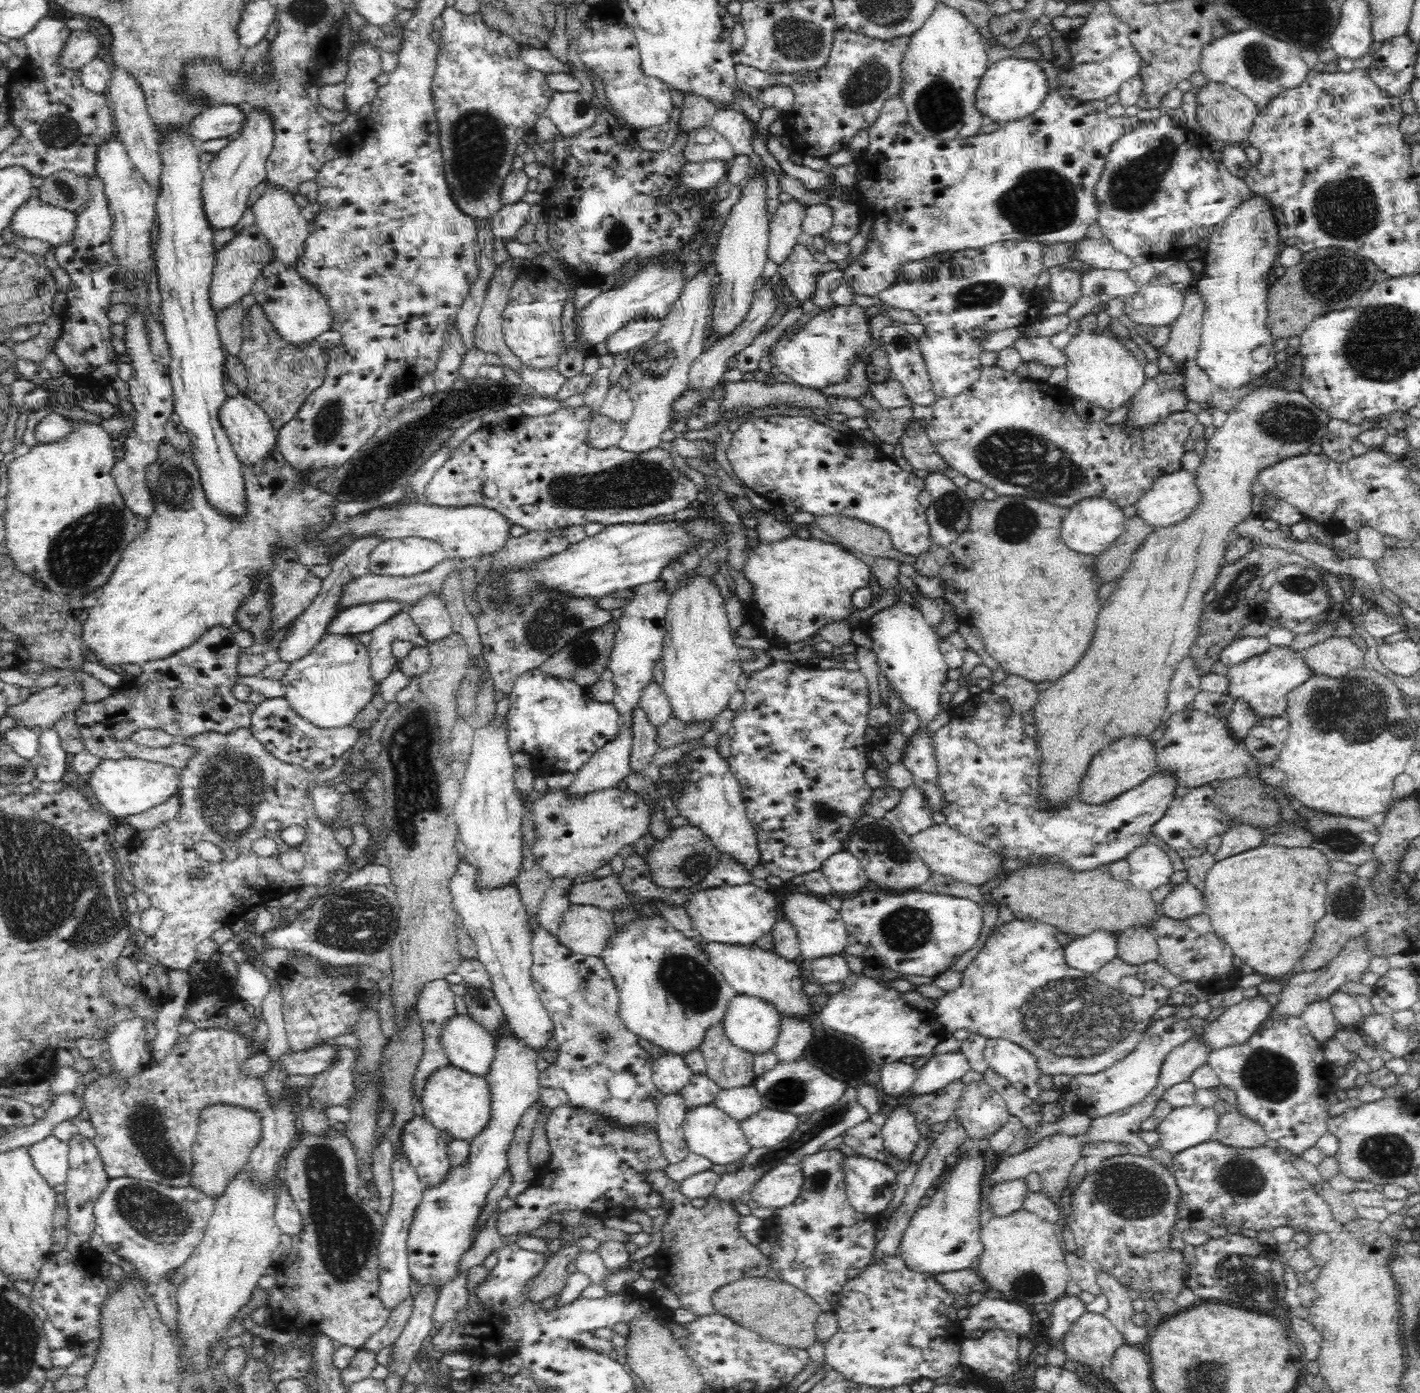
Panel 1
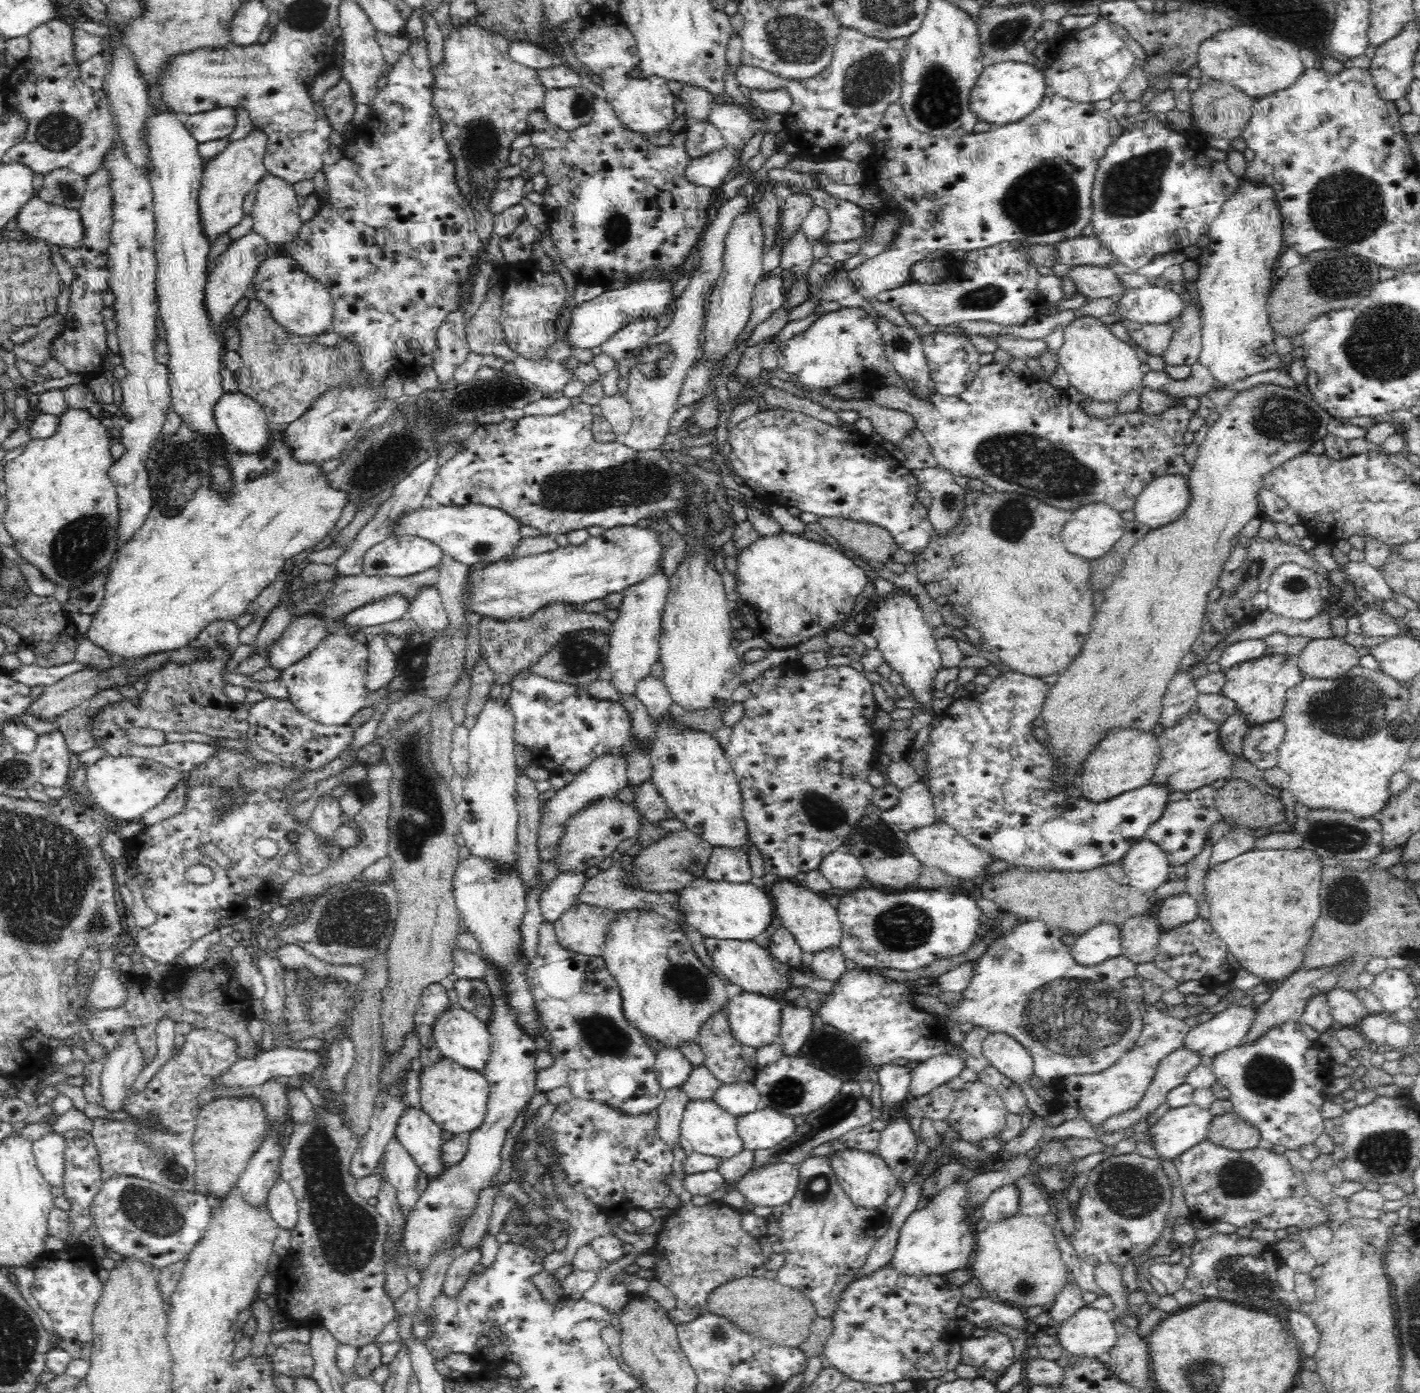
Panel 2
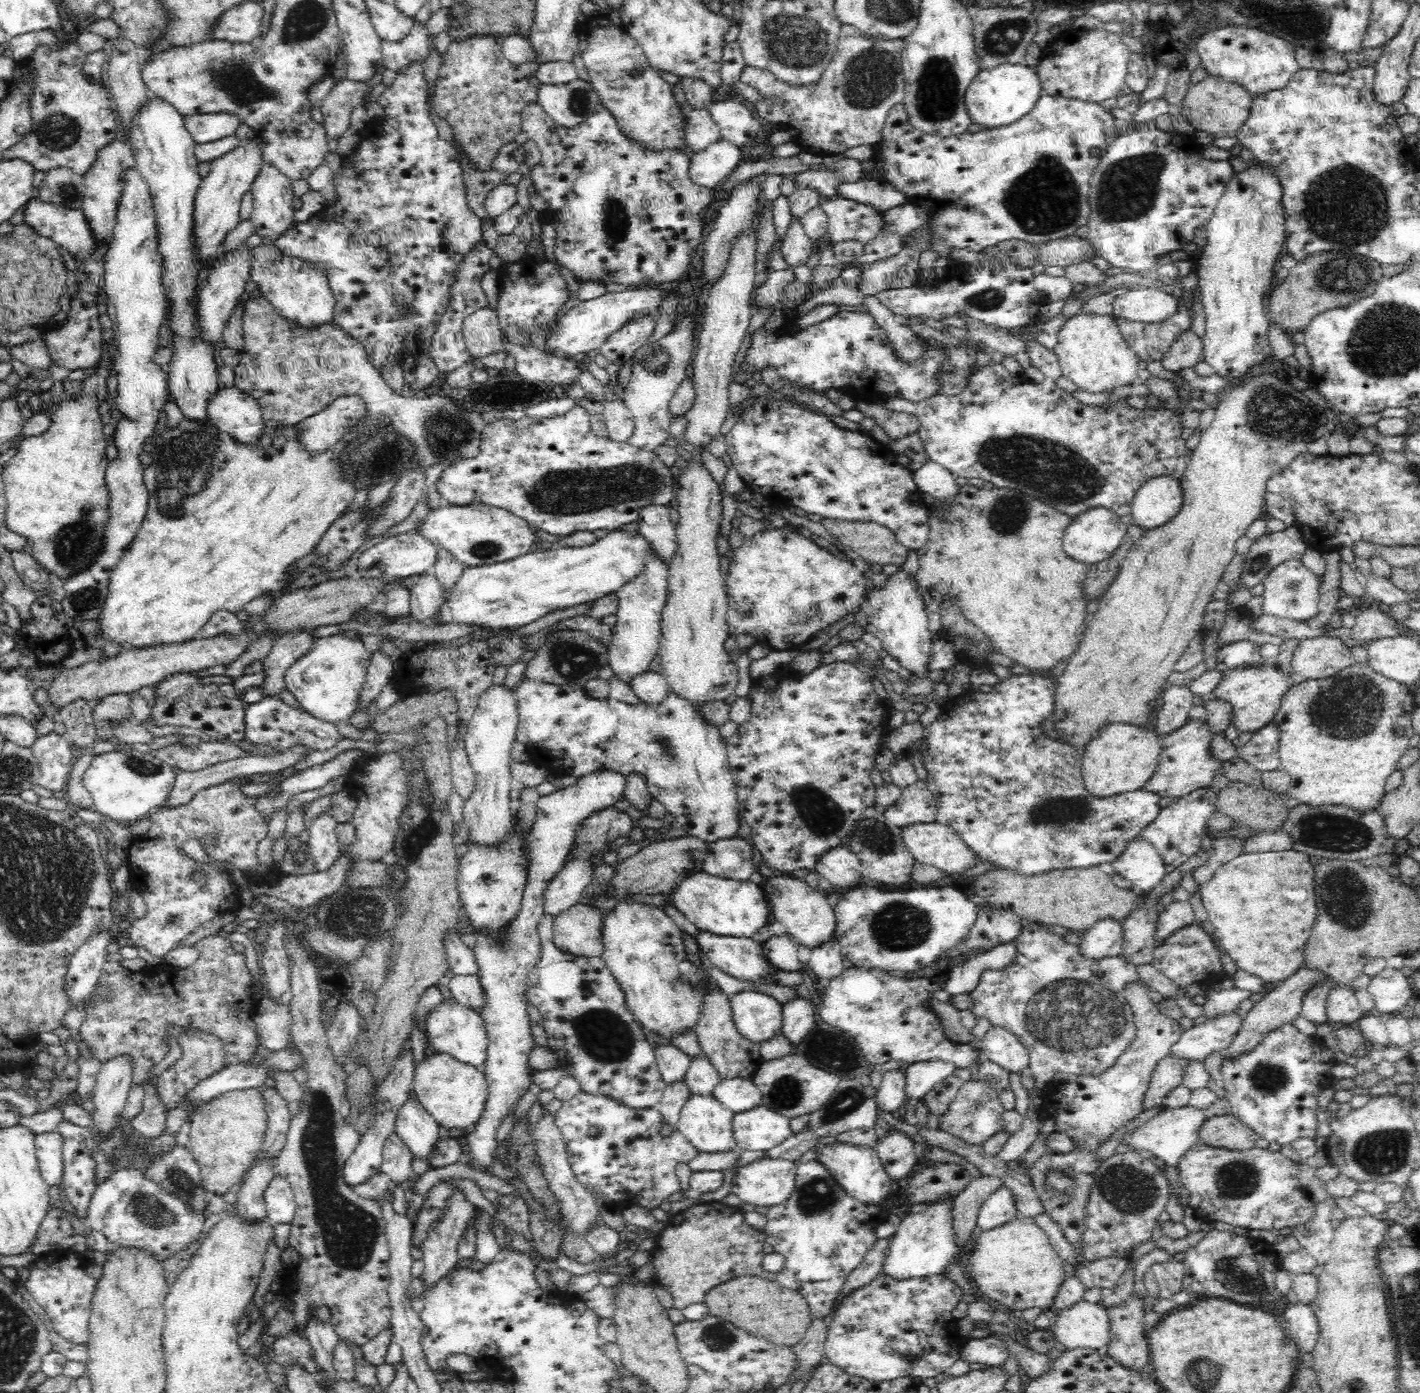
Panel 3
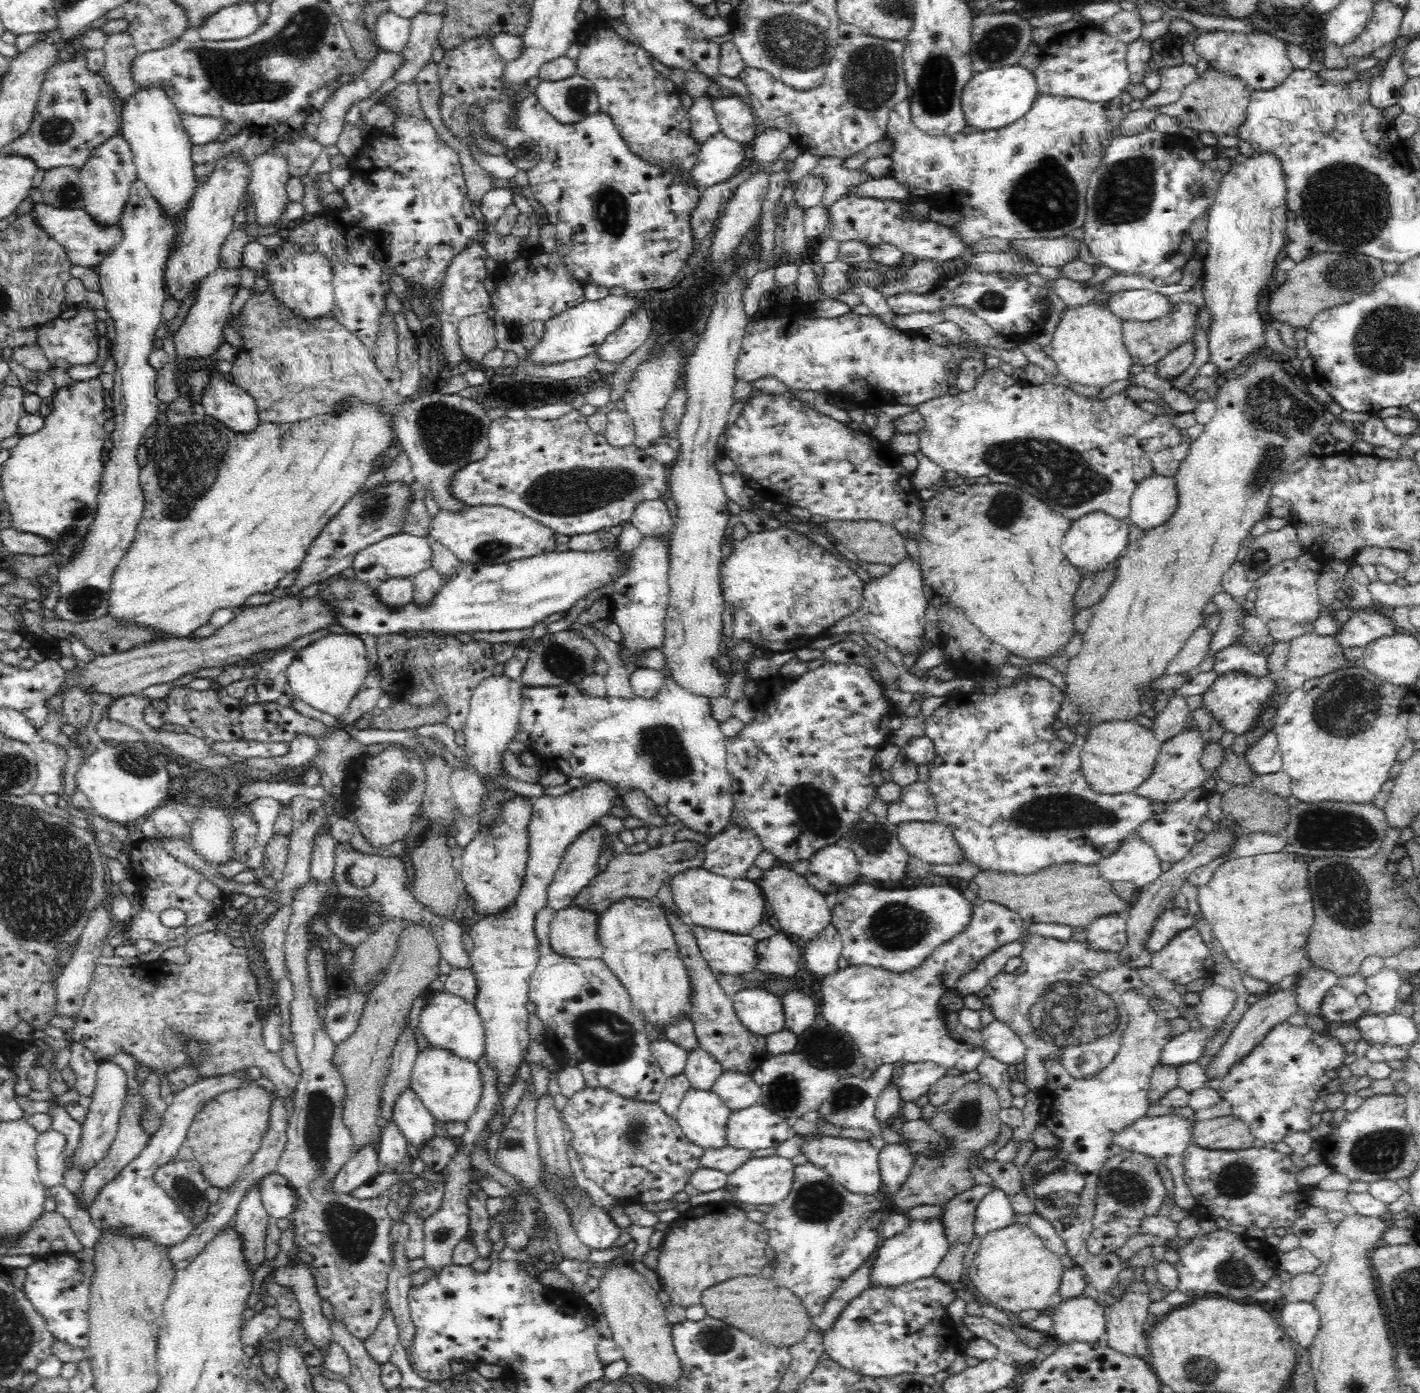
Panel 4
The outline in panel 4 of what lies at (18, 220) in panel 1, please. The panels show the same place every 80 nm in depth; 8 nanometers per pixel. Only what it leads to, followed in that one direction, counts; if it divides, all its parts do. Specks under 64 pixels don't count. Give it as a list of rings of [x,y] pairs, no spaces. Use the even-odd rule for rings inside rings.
[[[42,202],[34,203],[29,213],[44,232],[47,232],[63,246],[67,257],[76,268],[79,266],[98,268],[105,255],[114,250],[122,240],[119,224],[114,224],[114,226],[96,224],[93,217],[83,208],[56,208],[56,206]]]

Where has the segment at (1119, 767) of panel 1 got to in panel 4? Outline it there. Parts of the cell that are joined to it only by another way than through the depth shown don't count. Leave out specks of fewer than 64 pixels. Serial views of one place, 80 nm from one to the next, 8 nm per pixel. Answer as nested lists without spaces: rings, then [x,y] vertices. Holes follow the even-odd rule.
[[[1110,720],[1090,728],[1081,745],[1081,771],[1088,787],[1100,794],[1134,793],[1154,771],[1160,740],[1155,732],[1134,720]]]

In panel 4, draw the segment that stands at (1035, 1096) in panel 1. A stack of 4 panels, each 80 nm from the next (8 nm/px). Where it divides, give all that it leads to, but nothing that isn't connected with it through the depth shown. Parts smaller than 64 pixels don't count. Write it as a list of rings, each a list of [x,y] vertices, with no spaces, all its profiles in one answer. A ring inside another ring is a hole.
[[[994,1020],[982,1030],[983,1050],[1004,1064],[1020,1064],[1026,1058],[1026,1045],[1005,1022]]]

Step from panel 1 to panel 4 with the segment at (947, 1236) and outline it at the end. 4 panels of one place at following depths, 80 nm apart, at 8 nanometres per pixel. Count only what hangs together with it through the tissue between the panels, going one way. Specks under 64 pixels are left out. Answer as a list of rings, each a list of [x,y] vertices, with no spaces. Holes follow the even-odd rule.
[[[940,1217],[917,1221],[910,1219],[908,1228],[884,1244],[875,1252],[875,1262],[871,1268],[870,1286],[897,1287],[915,1280],[933,1277],[949,1250],[944,1223]]]

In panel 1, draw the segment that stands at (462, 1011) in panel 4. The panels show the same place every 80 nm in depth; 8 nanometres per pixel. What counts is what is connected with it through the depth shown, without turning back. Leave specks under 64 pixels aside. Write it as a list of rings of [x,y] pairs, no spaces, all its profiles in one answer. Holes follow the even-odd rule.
[[[469,1015],[452,1016],[444,1022],[441,1044],[448,1055],[449,1064],[485,1077],[496,1056],[495,1039],[474,1022]]]

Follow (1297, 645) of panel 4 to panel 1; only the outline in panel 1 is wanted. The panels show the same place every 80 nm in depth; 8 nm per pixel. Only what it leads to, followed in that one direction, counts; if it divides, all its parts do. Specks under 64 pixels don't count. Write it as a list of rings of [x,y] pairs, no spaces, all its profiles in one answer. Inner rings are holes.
[[[1341,635],[1326,638],[1324,642],[1318,642],[1302,652],[1313,674],[1334,678],[1344,676],[1356,668],[1367,668],[1364,653],[1350,637]]]

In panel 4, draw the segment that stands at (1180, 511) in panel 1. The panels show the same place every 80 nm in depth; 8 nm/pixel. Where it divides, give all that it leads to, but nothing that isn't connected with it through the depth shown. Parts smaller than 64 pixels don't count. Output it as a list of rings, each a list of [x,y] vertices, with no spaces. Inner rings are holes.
[[[1154,475],[1142,480],[1130,500],[1129,517],[1134,526],[1148,531],[1164,524],[1178,508],[1178,489],[1172,476]]]

